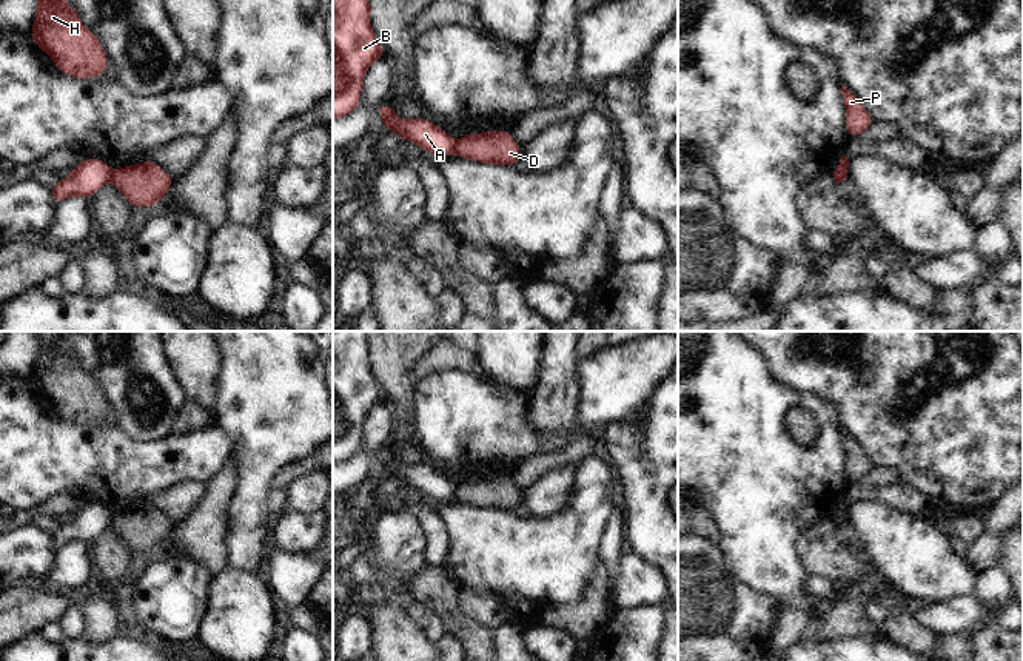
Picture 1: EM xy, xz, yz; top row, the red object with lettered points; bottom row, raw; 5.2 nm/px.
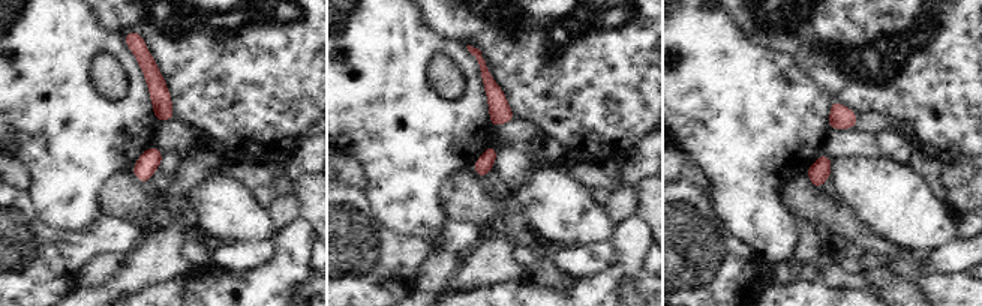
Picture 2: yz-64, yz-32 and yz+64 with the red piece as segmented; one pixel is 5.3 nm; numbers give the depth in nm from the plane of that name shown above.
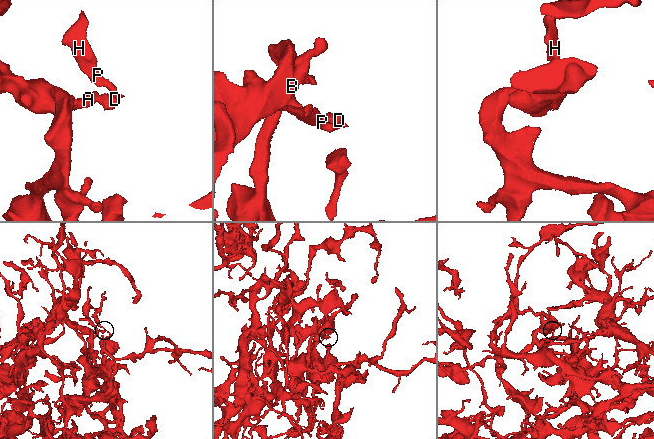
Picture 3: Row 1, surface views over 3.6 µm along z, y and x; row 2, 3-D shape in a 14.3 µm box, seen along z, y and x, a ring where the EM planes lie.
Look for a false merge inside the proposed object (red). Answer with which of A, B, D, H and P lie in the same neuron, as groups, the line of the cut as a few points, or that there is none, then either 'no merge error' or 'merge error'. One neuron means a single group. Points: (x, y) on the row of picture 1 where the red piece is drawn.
groups A B / D H P; cut xz (456, 142), (453, 151); merge error

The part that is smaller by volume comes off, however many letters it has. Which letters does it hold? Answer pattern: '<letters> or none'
D, H, P

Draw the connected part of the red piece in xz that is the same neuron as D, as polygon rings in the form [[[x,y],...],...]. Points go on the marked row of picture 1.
[[[485,131],[467,134],[454,145],[454,154],[485,165],[510,166],[521,160],[521,146],[508,131]]]

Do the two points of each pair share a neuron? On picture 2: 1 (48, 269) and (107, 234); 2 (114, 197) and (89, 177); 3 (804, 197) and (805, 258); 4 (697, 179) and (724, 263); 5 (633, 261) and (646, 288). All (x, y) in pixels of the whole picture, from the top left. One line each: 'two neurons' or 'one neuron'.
1: one neuron
2: two neurons
3: two neurons
4: two neurons
5: two neurons

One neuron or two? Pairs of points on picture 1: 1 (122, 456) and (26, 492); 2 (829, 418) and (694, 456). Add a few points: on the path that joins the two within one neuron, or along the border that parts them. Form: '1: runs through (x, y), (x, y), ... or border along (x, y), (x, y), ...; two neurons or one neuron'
1: runs through (99, 459), (59, 459), (50, 469); one neuron
2: runs through (808, 455), (731, 456); one neuron

